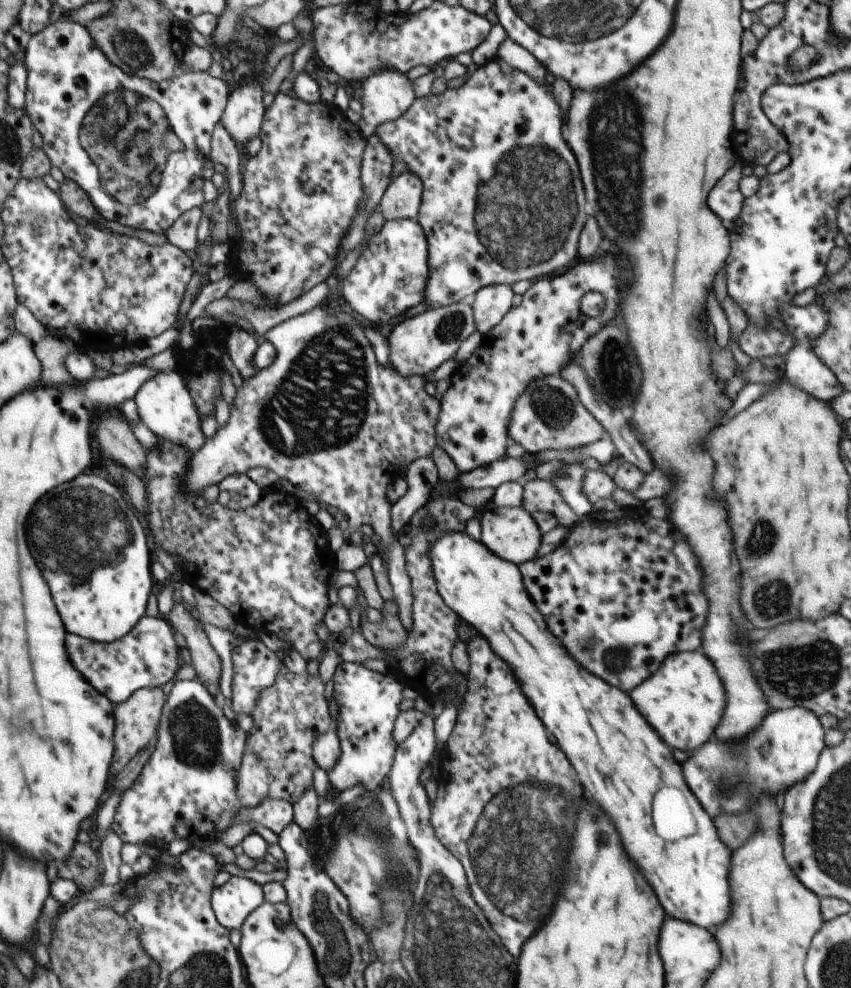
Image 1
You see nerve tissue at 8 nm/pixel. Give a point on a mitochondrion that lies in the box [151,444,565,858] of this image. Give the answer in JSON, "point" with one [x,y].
{"point":[195,739]}

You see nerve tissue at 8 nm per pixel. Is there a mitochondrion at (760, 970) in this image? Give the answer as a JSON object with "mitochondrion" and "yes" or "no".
{"mitochondrion":"no"}

